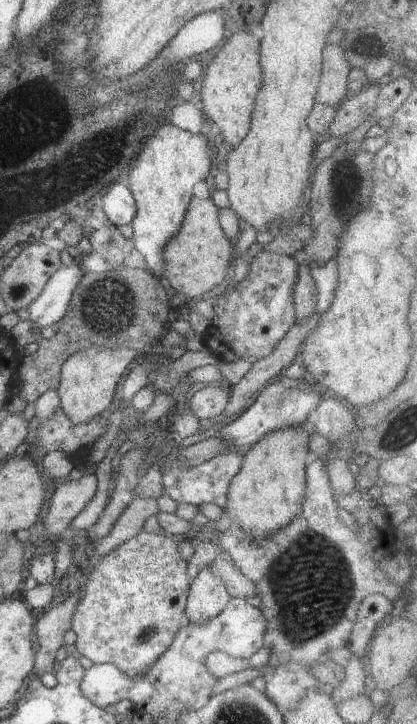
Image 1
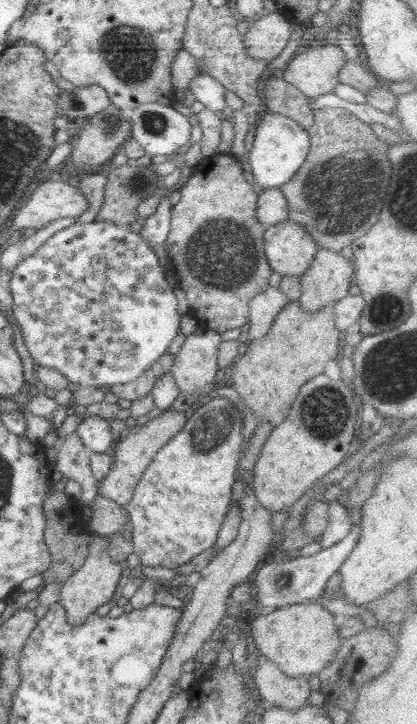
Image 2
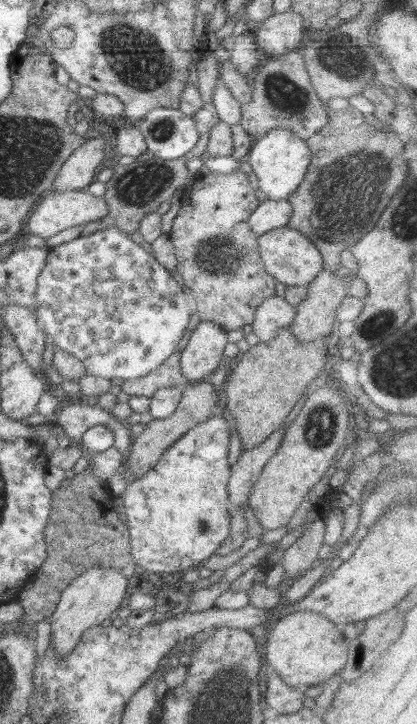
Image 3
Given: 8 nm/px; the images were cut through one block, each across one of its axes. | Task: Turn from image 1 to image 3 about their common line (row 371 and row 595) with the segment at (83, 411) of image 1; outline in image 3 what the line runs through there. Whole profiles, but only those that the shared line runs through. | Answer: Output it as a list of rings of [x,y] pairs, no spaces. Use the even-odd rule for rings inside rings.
[[[94,566],[75,578],[62,591],[57,607],[50,617],[51,642],[54,644],[58,660],[66,658],[74,650],[74,646],[88,628],[101,625],[114,610],[118,611],[126,594],[128,594],[128,579],[114,568]]]

